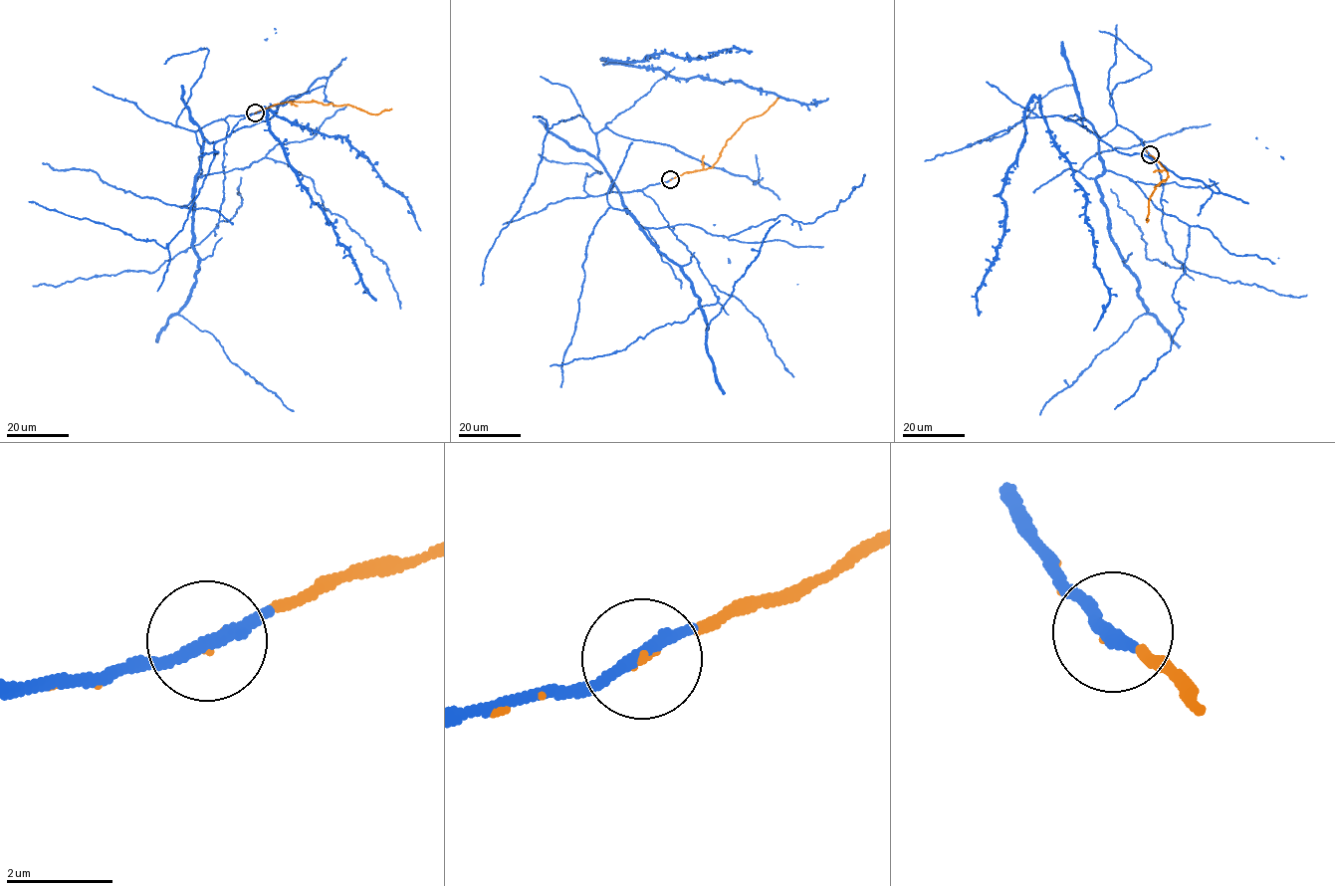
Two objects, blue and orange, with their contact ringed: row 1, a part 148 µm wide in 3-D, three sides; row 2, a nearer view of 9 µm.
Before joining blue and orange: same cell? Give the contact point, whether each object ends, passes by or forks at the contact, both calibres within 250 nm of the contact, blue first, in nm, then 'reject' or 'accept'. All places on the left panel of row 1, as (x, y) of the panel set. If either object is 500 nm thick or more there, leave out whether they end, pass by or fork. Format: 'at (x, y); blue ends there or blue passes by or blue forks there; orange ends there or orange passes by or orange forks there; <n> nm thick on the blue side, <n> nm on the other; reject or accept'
at (255, 112); blue passes by; orange ends there; 220 nm thick on the blue side, 90 nm on the other; accept

